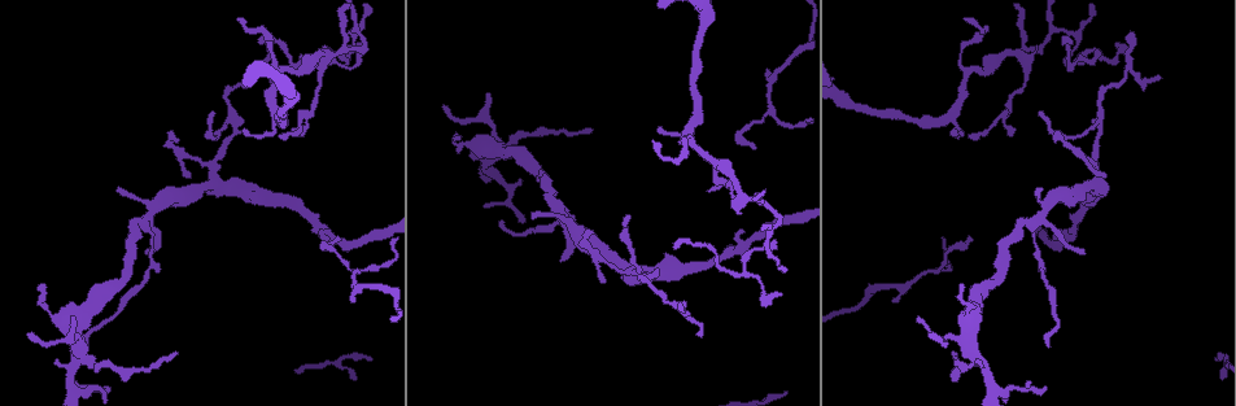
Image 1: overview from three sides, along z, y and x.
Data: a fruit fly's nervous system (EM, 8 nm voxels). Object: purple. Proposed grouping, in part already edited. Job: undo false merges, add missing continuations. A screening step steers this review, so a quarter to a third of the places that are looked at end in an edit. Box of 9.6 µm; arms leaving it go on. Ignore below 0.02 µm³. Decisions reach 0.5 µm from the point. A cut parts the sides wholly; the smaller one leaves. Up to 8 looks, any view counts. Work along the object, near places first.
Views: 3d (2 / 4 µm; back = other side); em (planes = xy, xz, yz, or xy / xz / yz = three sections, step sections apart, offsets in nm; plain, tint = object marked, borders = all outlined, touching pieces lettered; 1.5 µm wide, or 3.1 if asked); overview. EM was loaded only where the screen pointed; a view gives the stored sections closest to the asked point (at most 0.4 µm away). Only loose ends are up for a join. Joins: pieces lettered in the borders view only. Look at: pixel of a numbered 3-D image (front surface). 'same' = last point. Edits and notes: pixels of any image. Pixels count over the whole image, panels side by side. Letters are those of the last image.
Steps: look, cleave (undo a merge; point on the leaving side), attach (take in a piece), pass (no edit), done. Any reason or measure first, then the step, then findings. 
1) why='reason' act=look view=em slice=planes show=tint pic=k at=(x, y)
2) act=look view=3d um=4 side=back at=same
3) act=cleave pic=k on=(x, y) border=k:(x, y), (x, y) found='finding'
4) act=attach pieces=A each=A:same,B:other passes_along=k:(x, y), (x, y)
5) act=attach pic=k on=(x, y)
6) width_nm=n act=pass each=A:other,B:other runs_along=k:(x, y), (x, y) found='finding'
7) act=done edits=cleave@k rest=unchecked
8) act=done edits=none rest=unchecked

why='looks like a crossing' act=look view=em slice=xy step=4 show=plain pic=1 at=(1094, 183)

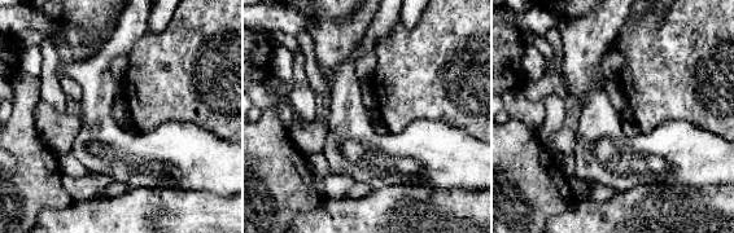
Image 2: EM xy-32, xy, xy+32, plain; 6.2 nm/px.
act=look view=em slice=xy step=4 show=borders at=same

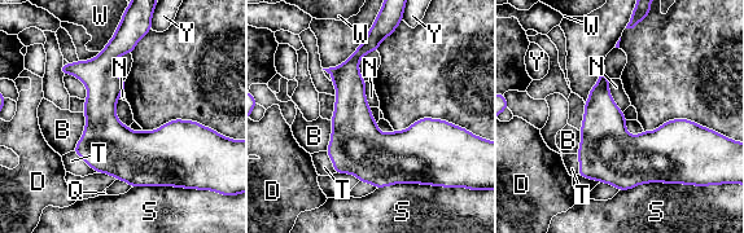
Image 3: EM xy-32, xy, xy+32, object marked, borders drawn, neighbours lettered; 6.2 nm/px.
width_nm=340 act=pass each=B:other,D:other,N:other,Q:other,S:other,T:other,W:other,Y:other border=3:(84, 113), (84, 131), (71, 150) found='one cell here'

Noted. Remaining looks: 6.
why='tapers out' act=look view=3d um=4 pic=1 at=(755, 148)

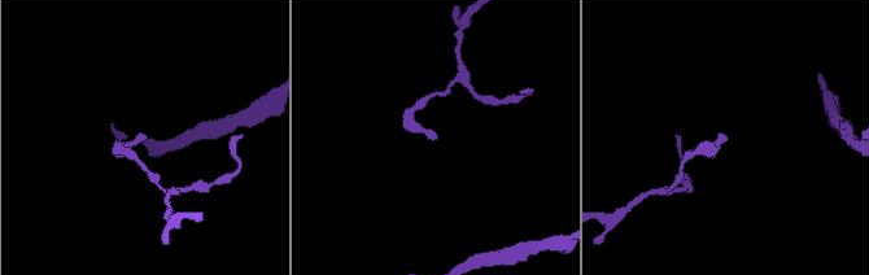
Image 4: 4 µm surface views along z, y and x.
act=look view=em slice=xy step=4 show=tint pic=4 at=(434, 139)

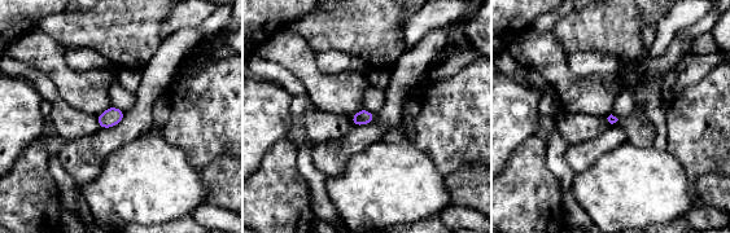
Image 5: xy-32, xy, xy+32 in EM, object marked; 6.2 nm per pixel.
why='another direction' act=look view=em slice=planes show=borders at=same

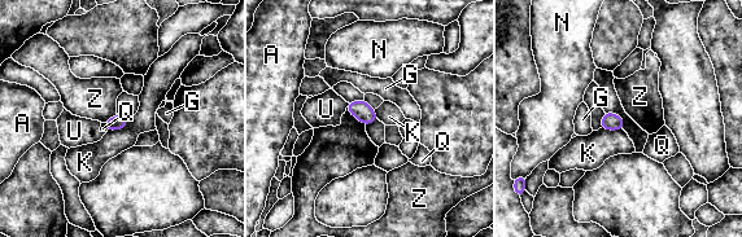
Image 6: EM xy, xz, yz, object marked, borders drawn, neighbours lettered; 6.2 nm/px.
act=pass each=A:other,G:other,K:other,N:other,Q:other,U:other,Z:other border=6:(129, 121), (123, 127), (108, 131) found='none of them fits'

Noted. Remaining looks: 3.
why='an open end' act=look view=3d um=4 pic=1 at=(262, 42)

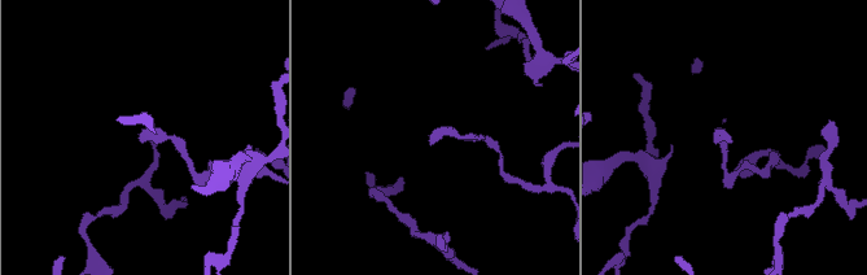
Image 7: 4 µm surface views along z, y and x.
why='need the tissue' act=look view=em slice=planes show=borders pic=7 at=(142, 139)

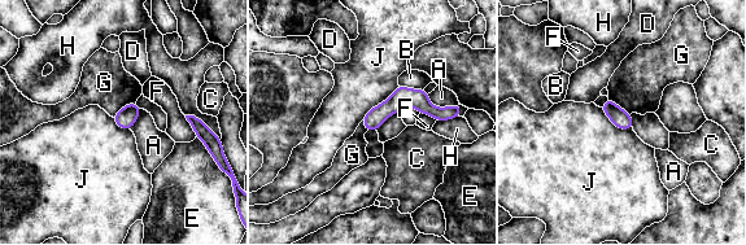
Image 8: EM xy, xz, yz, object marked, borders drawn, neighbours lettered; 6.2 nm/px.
act=pass each=A:other,B:other,C:other,D:other,E:other,F:other,G:other,H:other,J:other runs_along=8:(450, 114), (398, 100), (366, 121) found='none of them fits'

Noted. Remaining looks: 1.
act=done edits=none rest=unchecked

